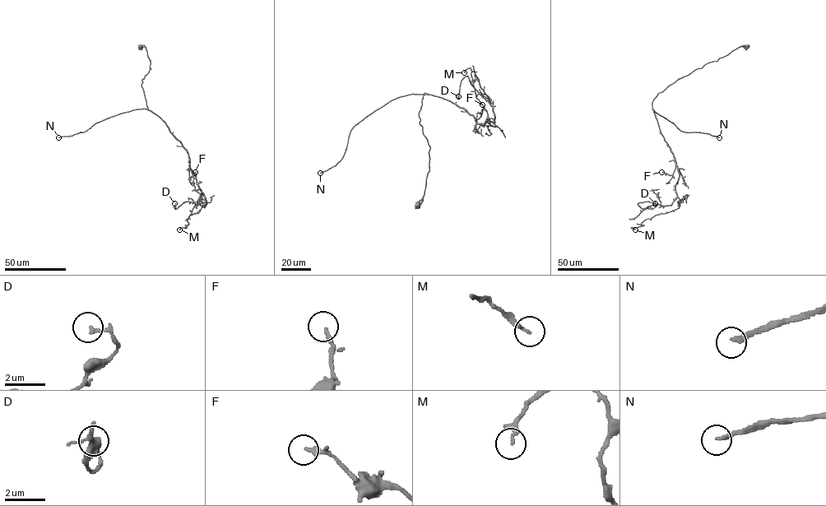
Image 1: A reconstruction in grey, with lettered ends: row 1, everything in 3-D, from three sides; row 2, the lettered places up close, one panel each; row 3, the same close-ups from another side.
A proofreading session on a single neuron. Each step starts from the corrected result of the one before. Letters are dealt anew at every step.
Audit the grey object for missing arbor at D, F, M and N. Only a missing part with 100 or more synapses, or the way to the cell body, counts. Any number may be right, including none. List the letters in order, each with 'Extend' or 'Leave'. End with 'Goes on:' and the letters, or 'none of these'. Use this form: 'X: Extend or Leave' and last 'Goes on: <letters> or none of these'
D: Leave
F: Leave
M: Leave
N: Extend
Goes on: N

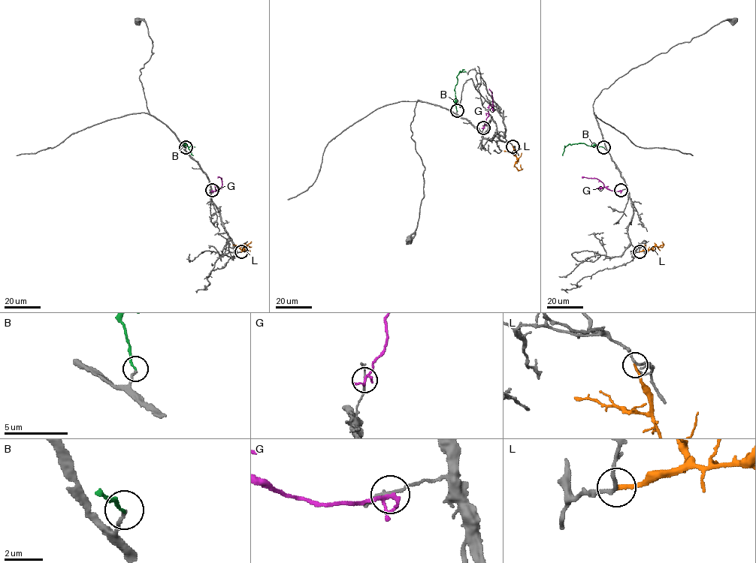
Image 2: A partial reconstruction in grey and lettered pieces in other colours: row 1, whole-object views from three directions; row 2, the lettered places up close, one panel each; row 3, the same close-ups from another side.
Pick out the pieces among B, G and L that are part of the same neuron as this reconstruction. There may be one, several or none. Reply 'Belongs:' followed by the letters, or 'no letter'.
Belongs: B

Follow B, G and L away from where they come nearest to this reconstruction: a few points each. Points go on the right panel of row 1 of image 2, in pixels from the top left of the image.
B: (603, 147), (583, 143), (568, 144), (562, 155)
G: (621, 190), (598, 188), (603, 185), (596, 178), (582, 178)
L: (639, 251), (657, 246)

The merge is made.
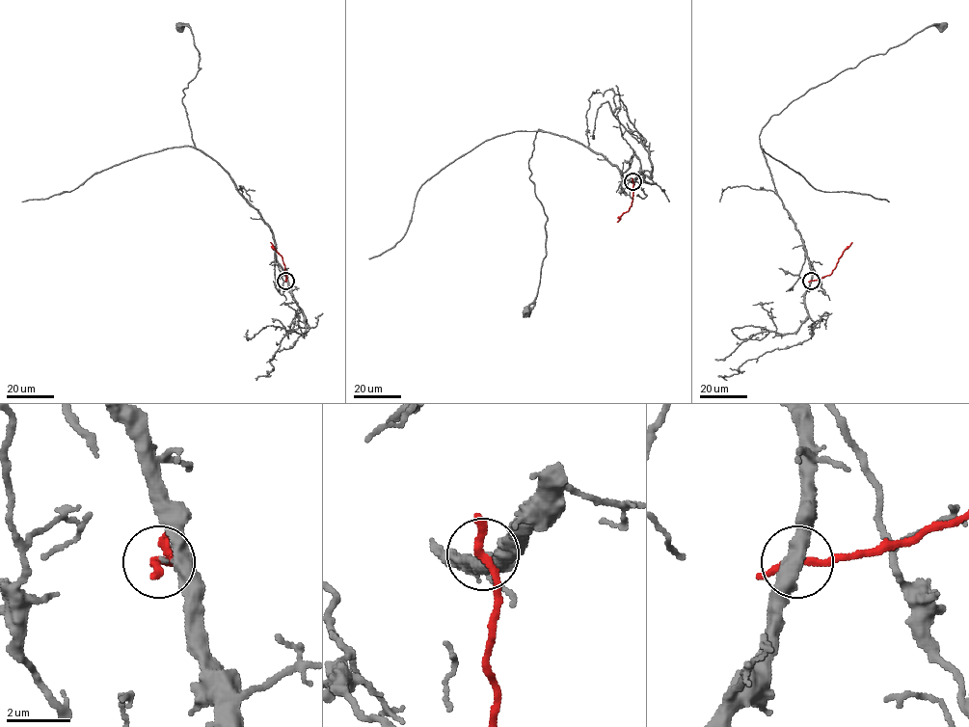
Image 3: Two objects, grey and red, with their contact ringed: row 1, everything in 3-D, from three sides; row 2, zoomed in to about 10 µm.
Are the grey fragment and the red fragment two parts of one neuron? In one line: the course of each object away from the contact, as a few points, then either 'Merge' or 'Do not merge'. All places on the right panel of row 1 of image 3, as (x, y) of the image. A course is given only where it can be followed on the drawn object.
Course of grey: (811, 281), (800, 232), (776, 191), (760, 147), (762, 127), (815, 87), (930, 26), (943, 26). Course of red: (811, 281), (829, 275), (852, 242). Do not merge

